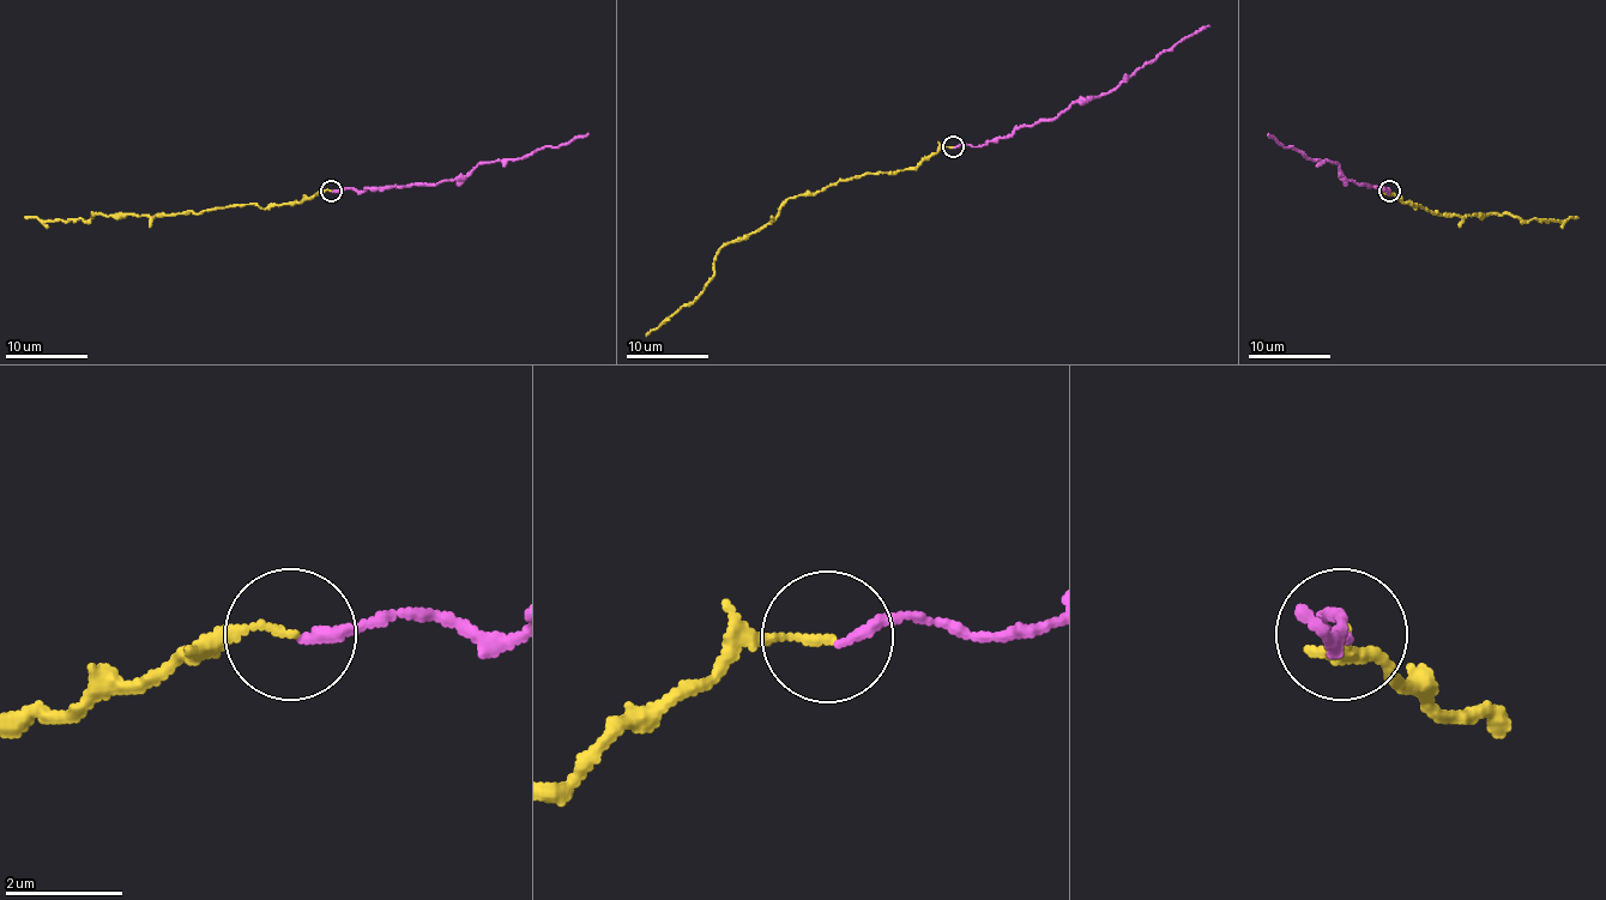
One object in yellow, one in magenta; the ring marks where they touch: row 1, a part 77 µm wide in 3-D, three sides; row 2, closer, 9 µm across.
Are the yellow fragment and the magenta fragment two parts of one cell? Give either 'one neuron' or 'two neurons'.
two neurons

